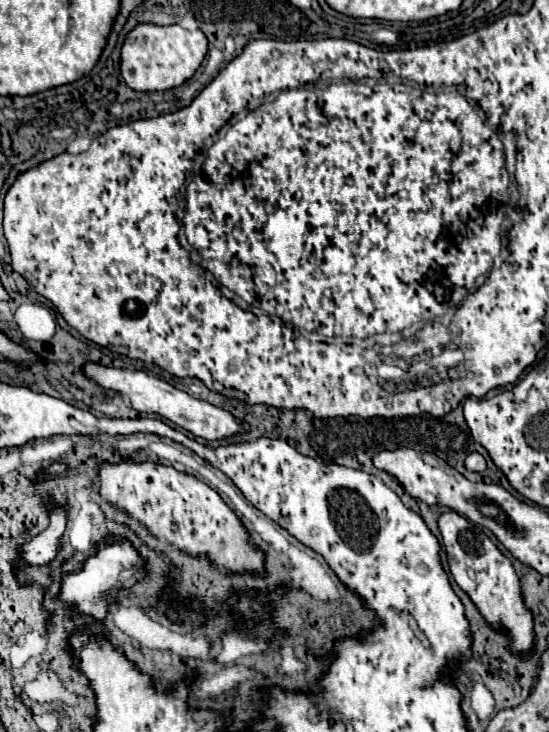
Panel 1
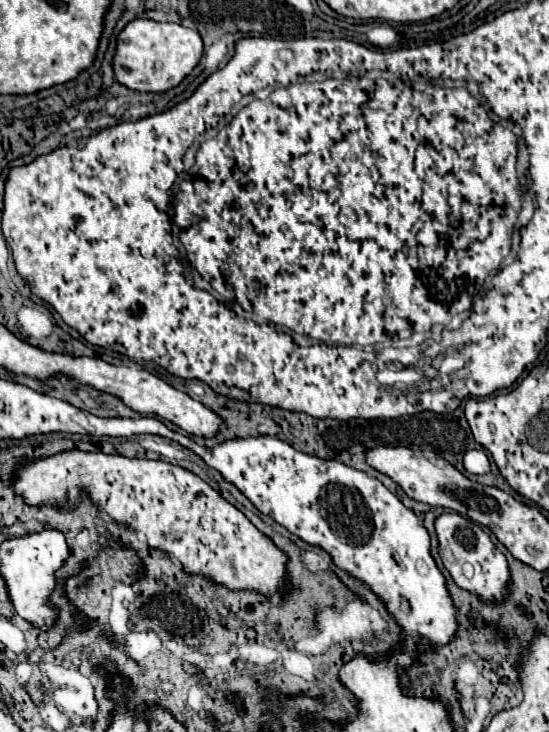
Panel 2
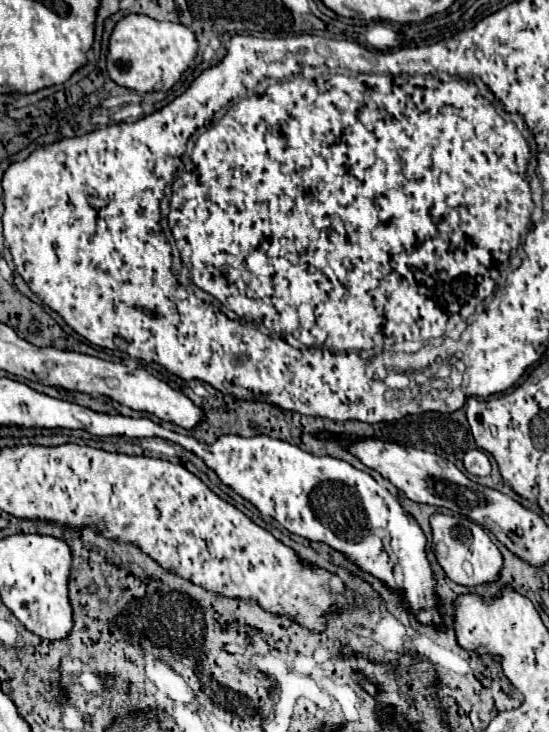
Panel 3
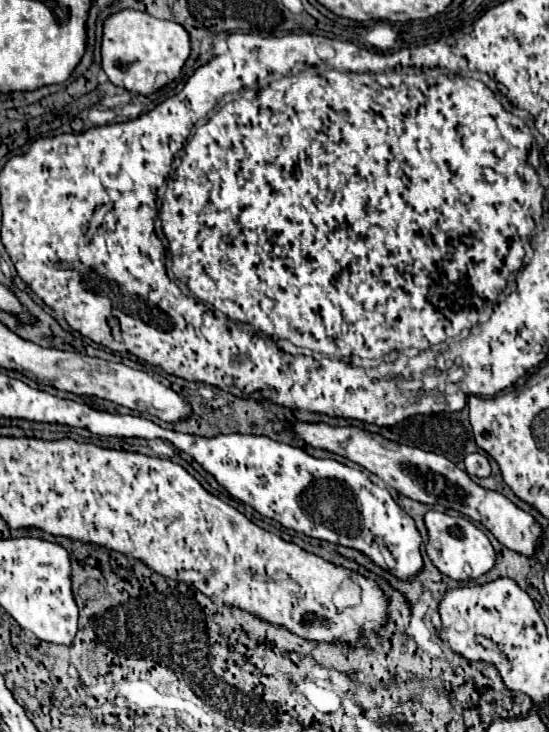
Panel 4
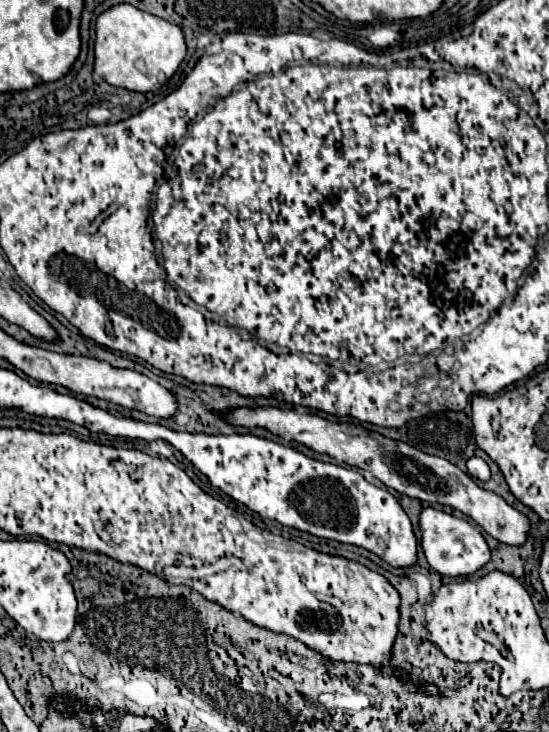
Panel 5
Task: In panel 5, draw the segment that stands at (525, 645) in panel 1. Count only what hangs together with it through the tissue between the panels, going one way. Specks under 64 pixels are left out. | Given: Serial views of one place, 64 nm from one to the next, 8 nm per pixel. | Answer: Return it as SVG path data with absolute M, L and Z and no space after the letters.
M426 506L426 508L422 508L418 522L420 522L420 530L422 530L424 556L426 556L428 564L442 576L474 574L478 568L482 568L490 560L490 550L488 550L484 536L478 532L478 528L468 524L464 518L446 514L444 510L436 510L432 506Z

